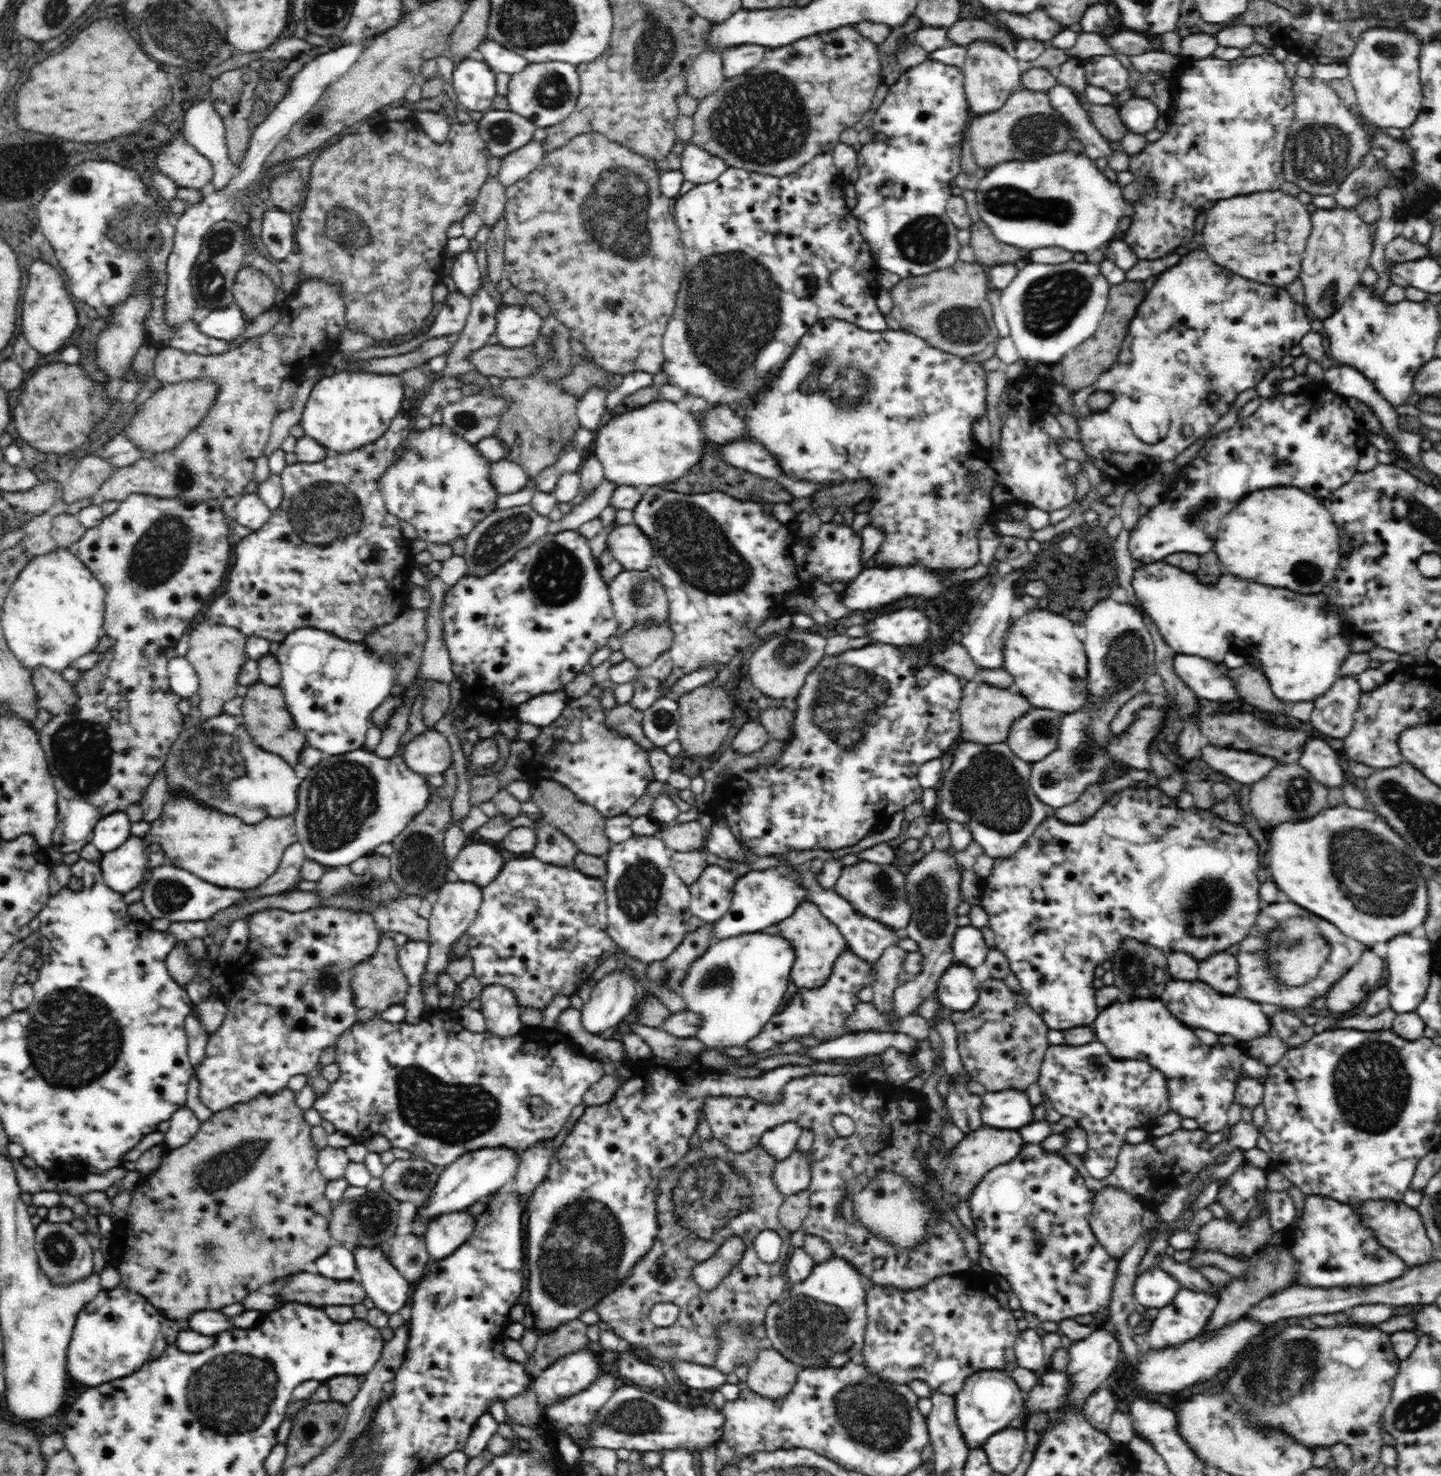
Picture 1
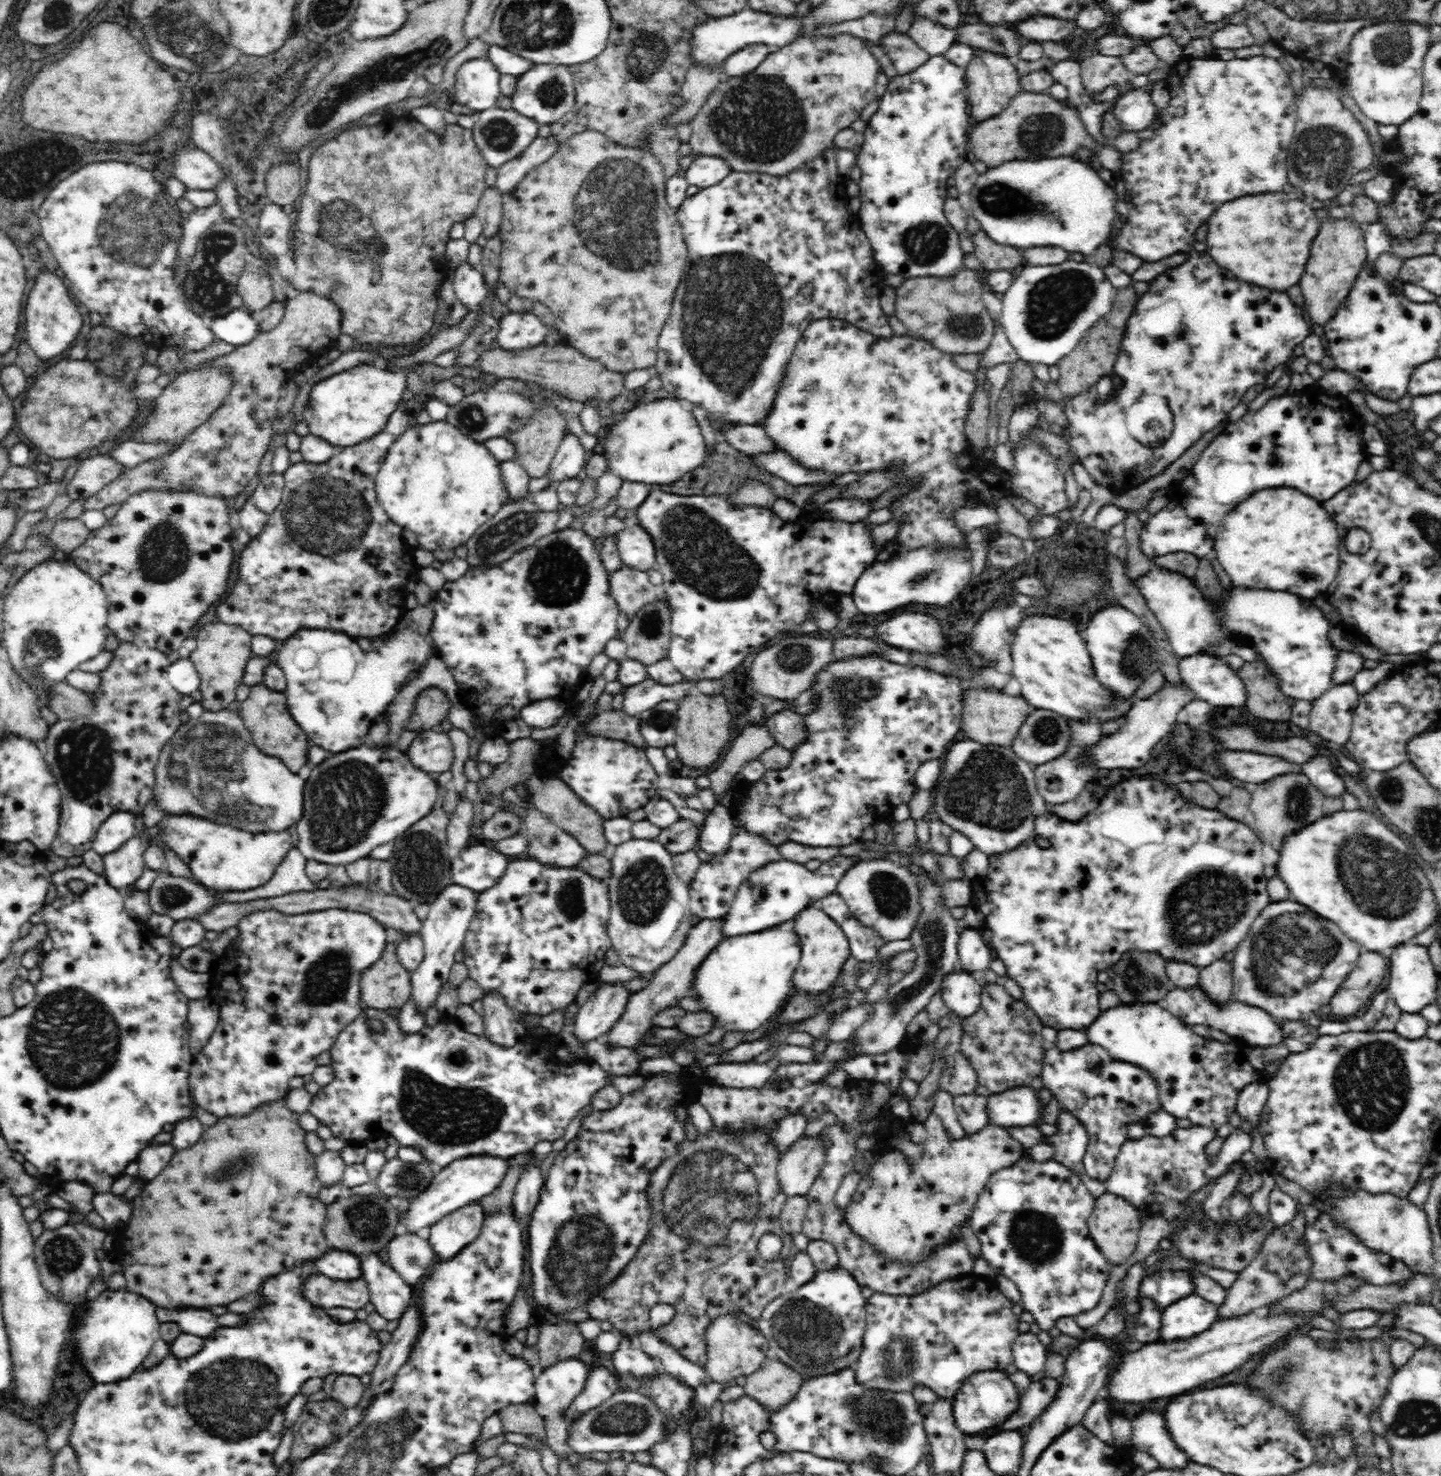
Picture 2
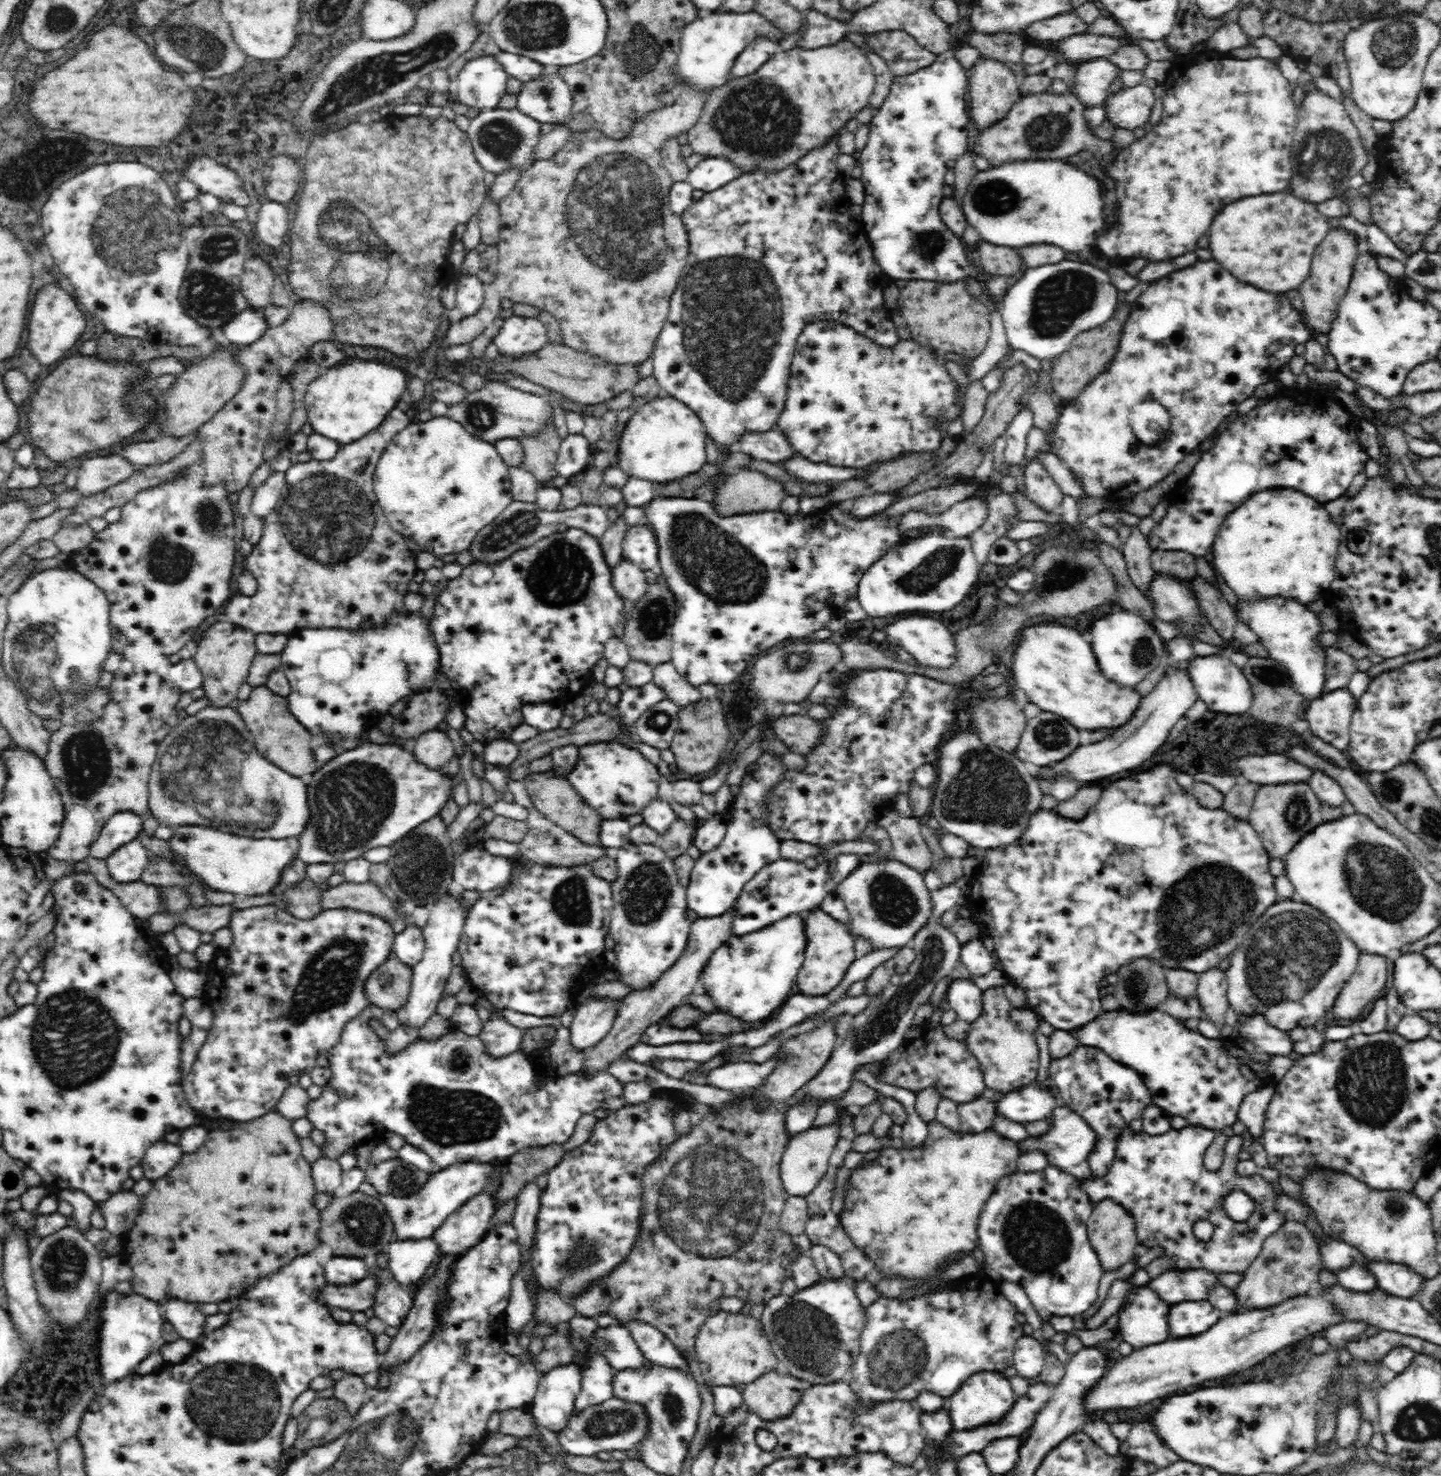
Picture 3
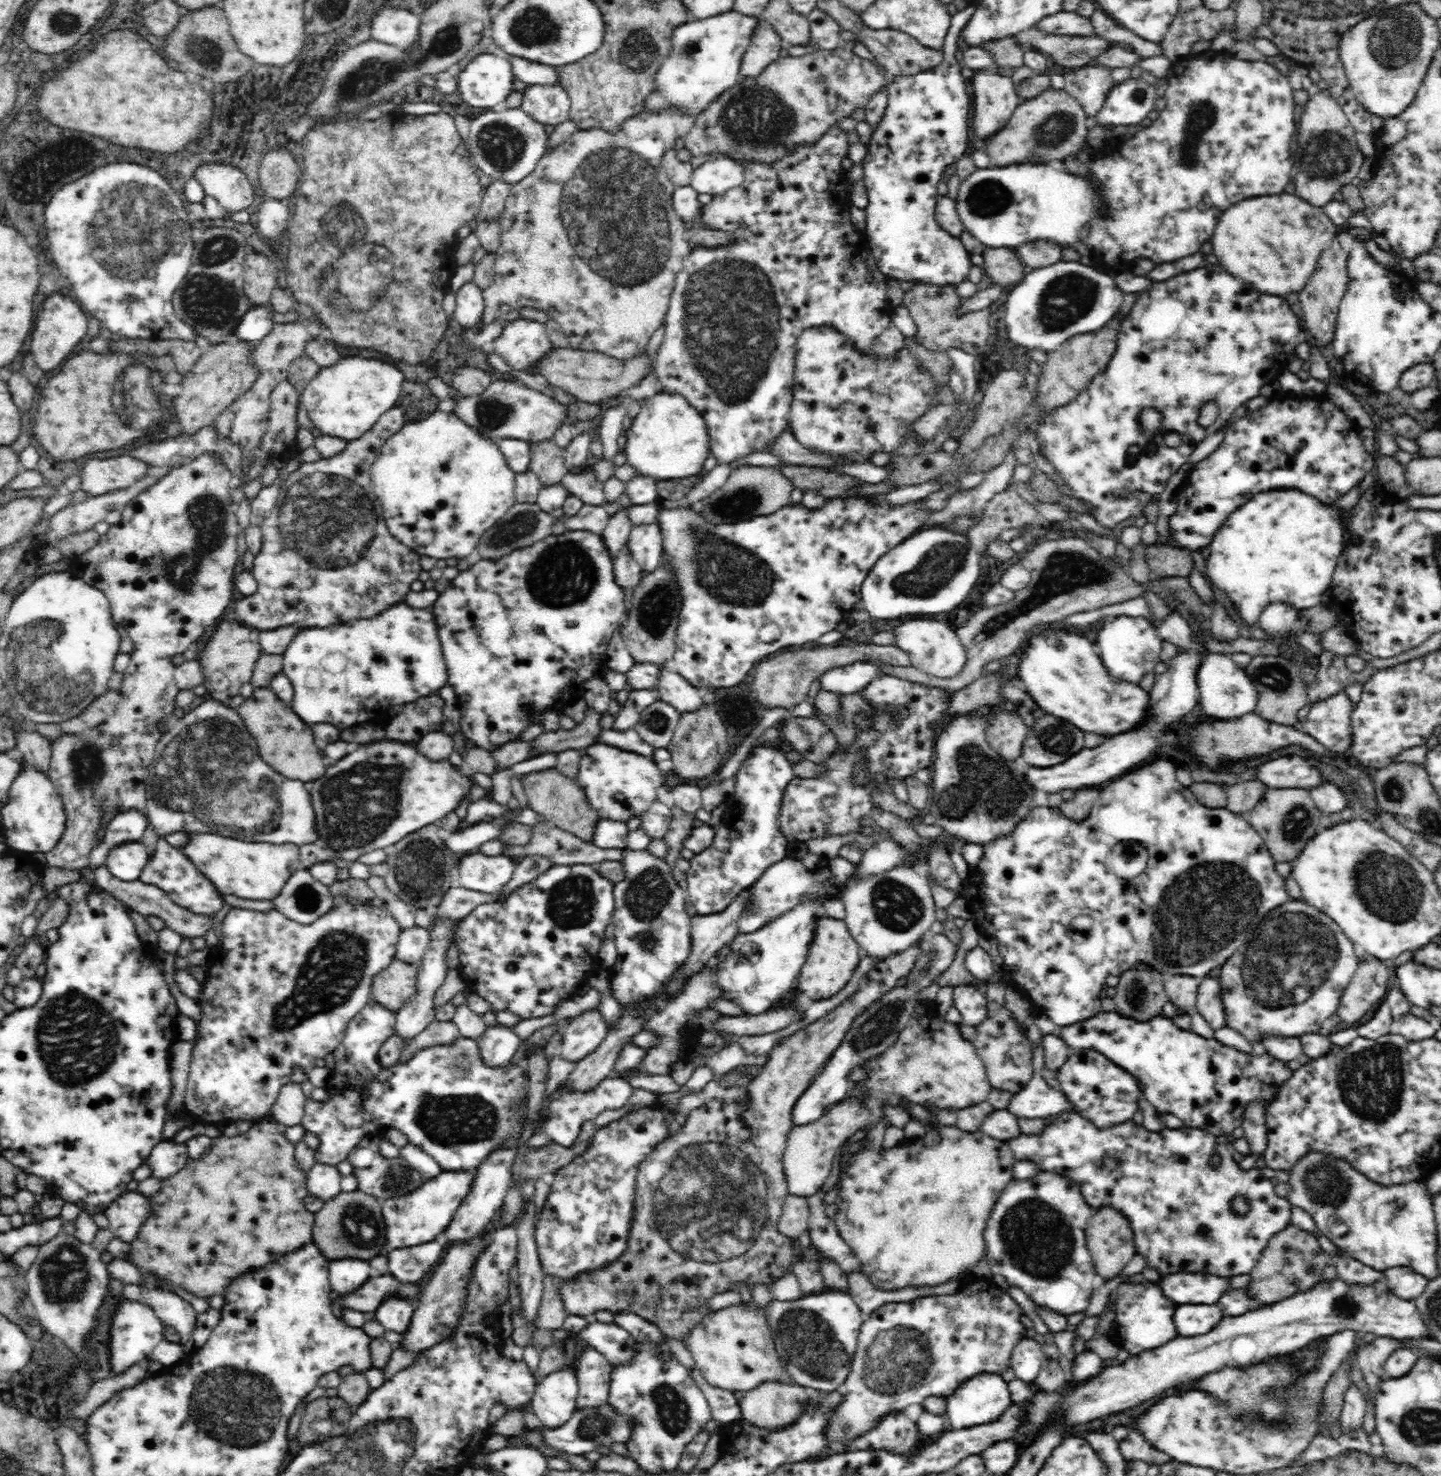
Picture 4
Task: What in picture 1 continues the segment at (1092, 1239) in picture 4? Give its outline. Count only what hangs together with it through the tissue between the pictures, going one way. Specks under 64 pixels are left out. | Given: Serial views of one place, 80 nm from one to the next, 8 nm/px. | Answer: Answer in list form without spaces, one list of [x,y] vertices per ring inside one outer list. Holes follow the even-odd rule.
[[[1108,1185],[1095,1192],[1089,1214],[1089,1223],[1094,1234],[1098,1237],[1098,1241],[1119,1260],[1143,1232],[1142,1220],[1144,1220],[1147,1209],[1149,1209],[1149,1205],[1143,1203],[1134,1194],[1127,1192],[1118,1185]]]

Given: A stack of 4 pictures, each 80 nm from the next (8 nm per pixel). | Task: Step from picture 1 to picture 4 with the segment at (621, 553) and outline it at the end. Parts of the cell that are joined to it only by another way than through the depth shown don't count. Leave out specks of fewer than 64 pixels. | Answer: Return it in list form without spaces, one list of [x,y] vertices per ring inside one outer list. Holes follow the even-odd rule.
[[[657,523],[634,525],[625,547],[644,571],[652,573],[662,564],[662,535]]]

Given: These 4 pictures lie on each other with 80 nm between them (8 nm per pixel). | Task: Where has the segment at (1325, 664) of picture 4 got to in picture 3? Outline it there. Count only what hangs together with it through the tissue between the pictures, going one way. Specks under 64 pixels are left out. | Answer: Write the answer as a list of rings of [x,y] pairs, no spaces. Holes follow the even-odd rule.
[[[1334,647],[1327,648],[1326,691],[1347,687],[1355,672],[1356,660],[1346,652]]]

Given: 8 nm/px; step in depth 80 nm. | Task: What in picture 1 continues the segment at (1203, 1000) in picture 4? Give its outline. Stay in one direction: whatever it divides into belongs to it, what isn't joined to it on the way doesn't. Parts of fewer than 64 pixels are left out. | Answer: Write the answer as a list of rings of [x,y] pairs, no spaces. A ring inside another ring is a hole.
[[[1229,949],[1210,953],[1199,962],[1199,978],[1222,994],[1234,995],[1240,985],[1237,955]]]

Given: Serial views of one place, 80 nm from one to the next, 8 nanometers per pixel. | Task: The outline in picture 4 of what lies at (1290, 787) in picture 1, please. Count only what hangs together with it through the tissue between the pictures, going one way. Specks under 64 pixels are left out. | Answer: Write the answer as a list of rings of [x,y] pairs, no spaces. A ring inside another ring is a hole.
[[[1266,787],[1260,800],[1246,817],[1254,830],[1257,830],[1262,837],[1273,859],[1278,862],[1290,862],[1296,860],[1295,856],[1302,850],[1302,842],[1306,842],[1310,838],[1310,834],[1314,836],[1322,829],[1321,814],[1322,811],[1318,809],[1310,795],[1310,789],[1306,789],[1306,787]]]

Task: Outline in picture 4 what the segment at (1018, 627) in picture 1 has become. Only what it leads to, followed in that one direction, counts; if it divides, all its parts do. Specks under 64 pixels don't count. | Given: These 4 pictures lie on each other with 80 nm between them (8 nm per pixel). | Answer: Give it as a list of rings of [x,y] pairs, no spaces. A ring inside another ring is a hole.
[[[1048,628],[1048,630],[1040,630],[1038,634],[1034,634],[1028,646],[1024,648],[1020,664],[1018,664],[1018,678],[1024,682],[1025,691],[1043,712],[1068,720],[1084,733],[1093,732],[1108,737],[1122,731],[1132,730],[1146,718],[1145,706],[1148,692],[1138,684],[1120,681],[1106,674],[1104,670],[1096,645],[1092,644],[1087,637],[1082,638],[1068,630]]]

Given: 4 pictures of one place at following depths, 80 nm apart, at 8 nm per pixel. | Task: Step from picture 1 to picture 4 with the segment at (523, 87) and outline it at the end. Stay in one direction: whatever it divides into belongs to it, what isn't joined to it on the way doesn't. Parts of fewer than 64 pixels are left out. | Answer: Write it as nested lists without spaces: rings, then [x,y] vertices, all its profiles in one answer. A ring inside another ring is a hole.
[[[559,81],[531,84],[521,92],[520,109],[542,125],[558,125],[568,119],[571,101],[568,91]]]

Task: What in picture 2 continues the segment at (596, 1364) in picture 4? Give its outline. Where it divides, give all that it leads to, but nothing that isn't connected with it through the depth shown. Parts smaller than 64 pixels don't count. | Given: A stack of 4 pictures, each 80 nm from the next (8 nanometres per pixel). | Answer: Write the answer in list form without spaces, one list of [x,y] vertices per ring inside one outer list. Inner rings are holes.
[[[604,1366],[593,1368],[584,1390],[563,1410],[563,1420],[572,1423],[578,1422],[582,1416],[586,1416],[588,1412],[602,1406],[618,1390],[616,1373],[611,1373]]]

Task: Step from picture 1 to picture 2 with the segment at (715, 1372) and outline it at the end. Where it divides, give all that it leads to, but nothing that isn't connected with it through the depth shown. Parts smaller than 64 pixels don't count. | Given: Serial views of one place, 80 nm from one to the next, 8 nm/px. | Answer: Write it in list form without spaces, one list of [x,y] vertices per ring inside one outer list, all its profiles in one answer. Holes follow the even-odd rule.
[[[642,1332],[638,1336],[637,1345],[653,1359],[658,1360],[664,1367],[664,1374],[669,1374],[678,1379],[682,1384],[692,1389],[704,1384],[712,1383],[712,1375],[706,1371],[706,1367],[684,1358],[670,1345],[653,1336],[653,1332]]]

